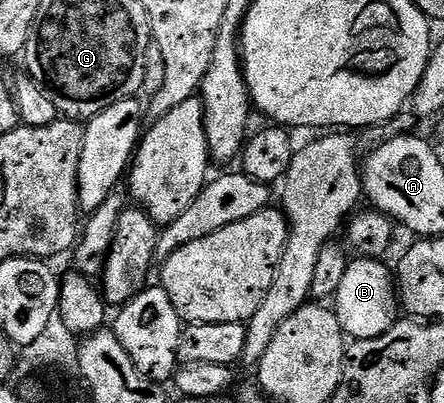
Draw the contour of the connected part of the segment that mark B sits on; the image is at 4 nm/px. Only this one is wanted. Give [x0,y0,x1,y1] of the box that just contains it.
[332,257,400,340]

